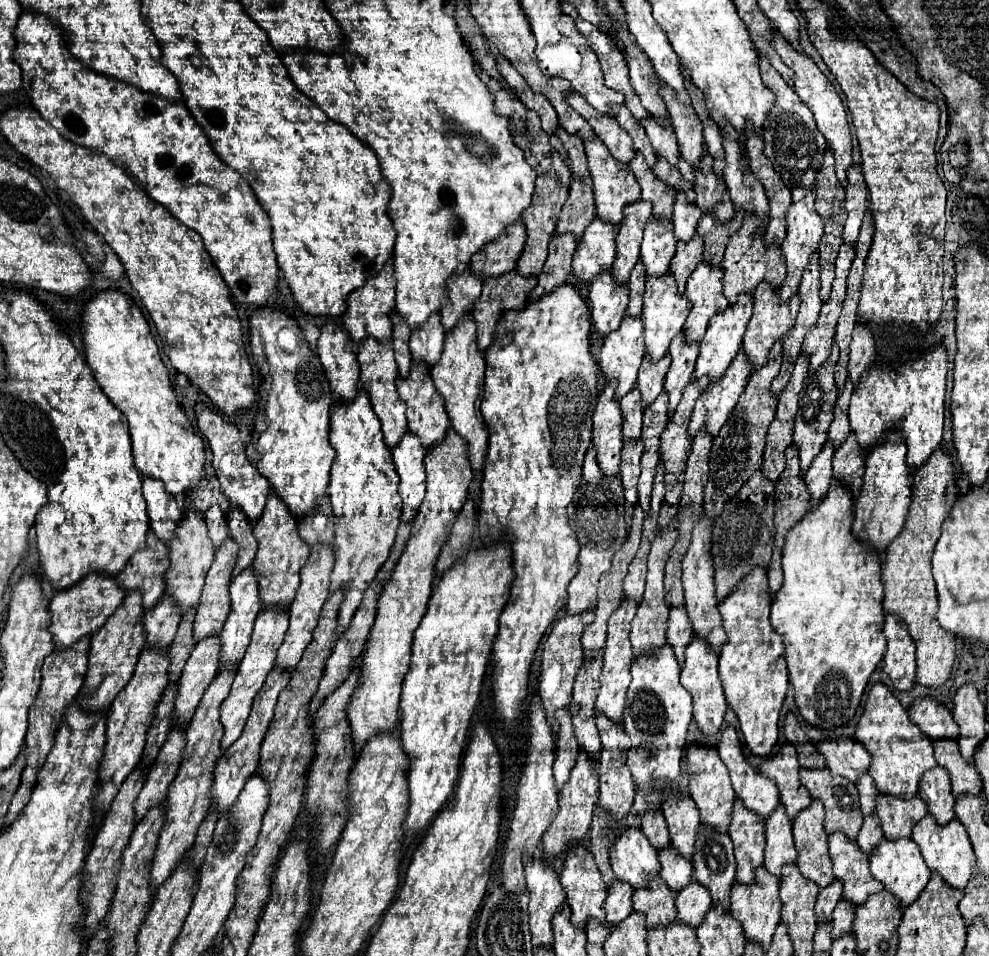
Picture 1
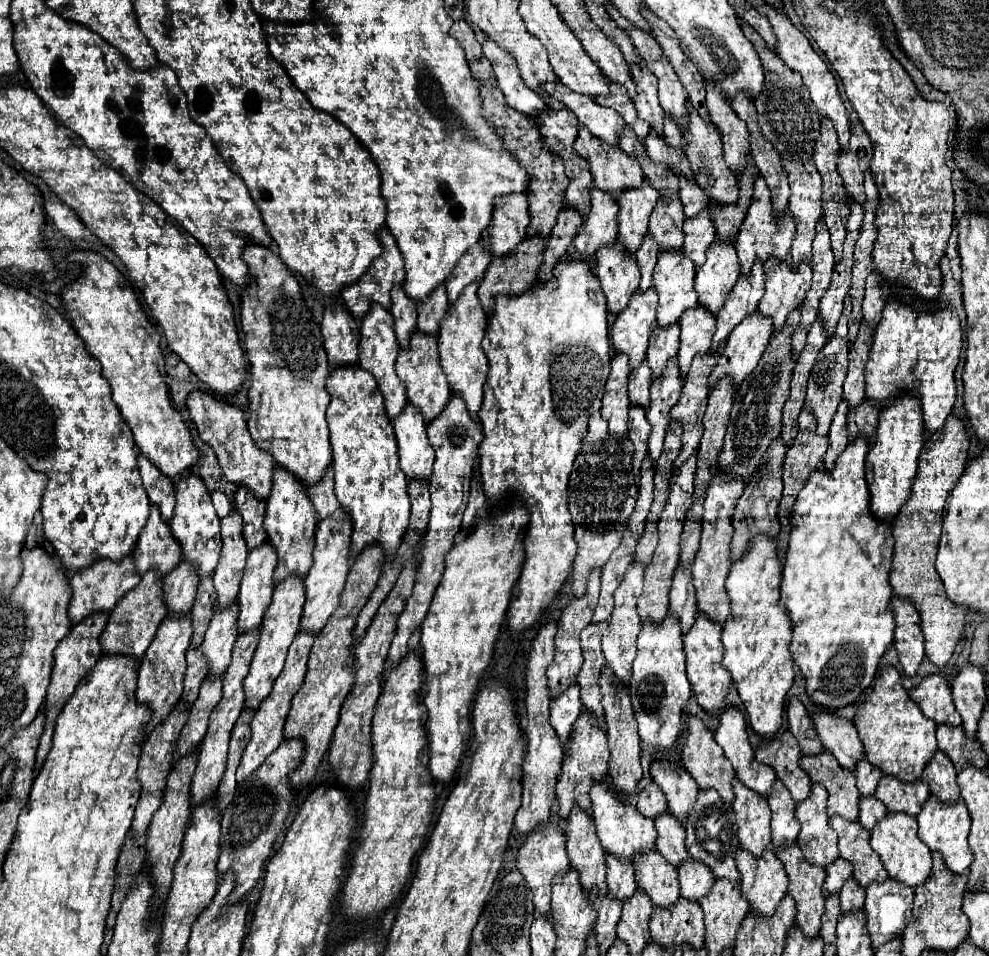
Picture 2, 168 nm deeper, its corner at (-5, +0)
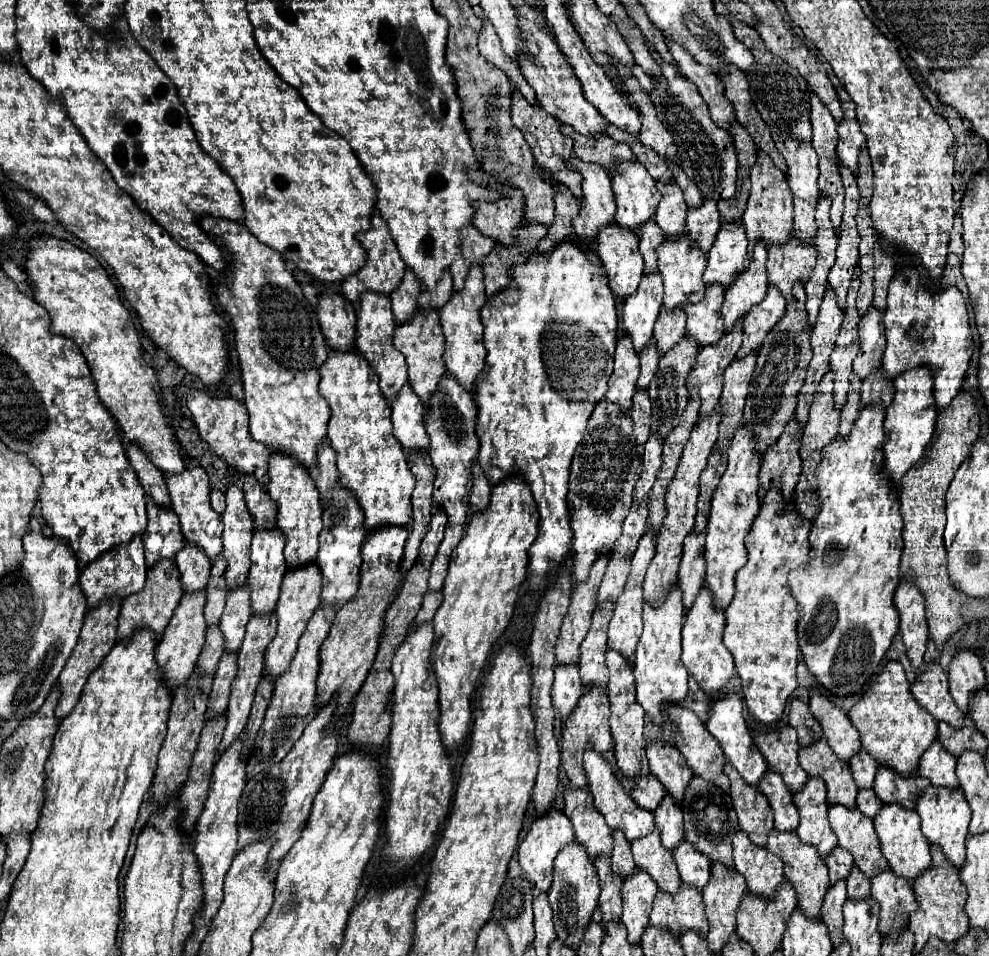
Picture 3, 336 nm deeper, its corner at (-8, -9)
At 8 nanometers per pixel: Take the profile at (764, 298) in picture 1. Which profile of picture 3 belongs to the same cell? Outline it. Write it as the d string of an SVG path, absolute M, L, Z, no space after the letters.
M792 235L790 241L784 245L768 247L768 263L766 265L768 265L768 283L778 287L782 291L782 295L786 297L786 301L792 301L794 299L794 295L792 295L794 283L796 281L806 283L816 265L816 247L812 241L808 245L804 245L804 241L796 241L796 235Z

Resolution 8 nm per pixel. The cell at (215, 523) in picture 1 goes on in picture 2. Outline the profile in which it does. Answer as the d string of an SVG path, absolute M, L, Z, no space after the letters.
M213 492L211 498L213 498L213 504L215 504L215 510L217 510L219 520L223 520L225 516L231 514L233 506L231 506L231 500L229 500L225 494L221 494L221 492Z

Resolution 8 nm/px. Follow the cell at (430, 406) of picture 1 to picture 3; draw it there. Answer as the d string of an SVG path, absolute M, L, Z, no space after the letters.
M428 309L428 313L416 313L410 321L396 325L394 329L394 347L406 357L408 363L408 381L414 389L414 393L428 403L430 395L434 393L434 389L438 387L440 377L446 371L442 353L444 353L444 335L442 335L442 327L438 321L438 313L434 309Z

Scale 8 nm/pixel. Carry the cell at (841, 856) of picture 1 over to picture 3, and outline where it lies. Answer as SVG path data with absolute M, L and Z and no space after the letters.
M830 805L828 817L830 817L830 825L832 825L834 833L838 835L838 845L852 853L854 863L858 865L858 869L866 877L874 877L876 873L880 873L880 869L888 867L886 857L880 853L880 839L876 837L876 831L874 831L870 817L862 815L858 809L844 809L842 805Z

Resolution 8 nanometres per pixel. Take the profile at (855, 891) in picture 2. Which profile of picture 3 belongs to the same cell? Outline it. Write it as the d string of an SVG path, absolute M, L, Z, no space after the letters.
M856 865L848 875L846 883L848 883L848 899L864 899L870 895L870 879L864 873L860 873Z

